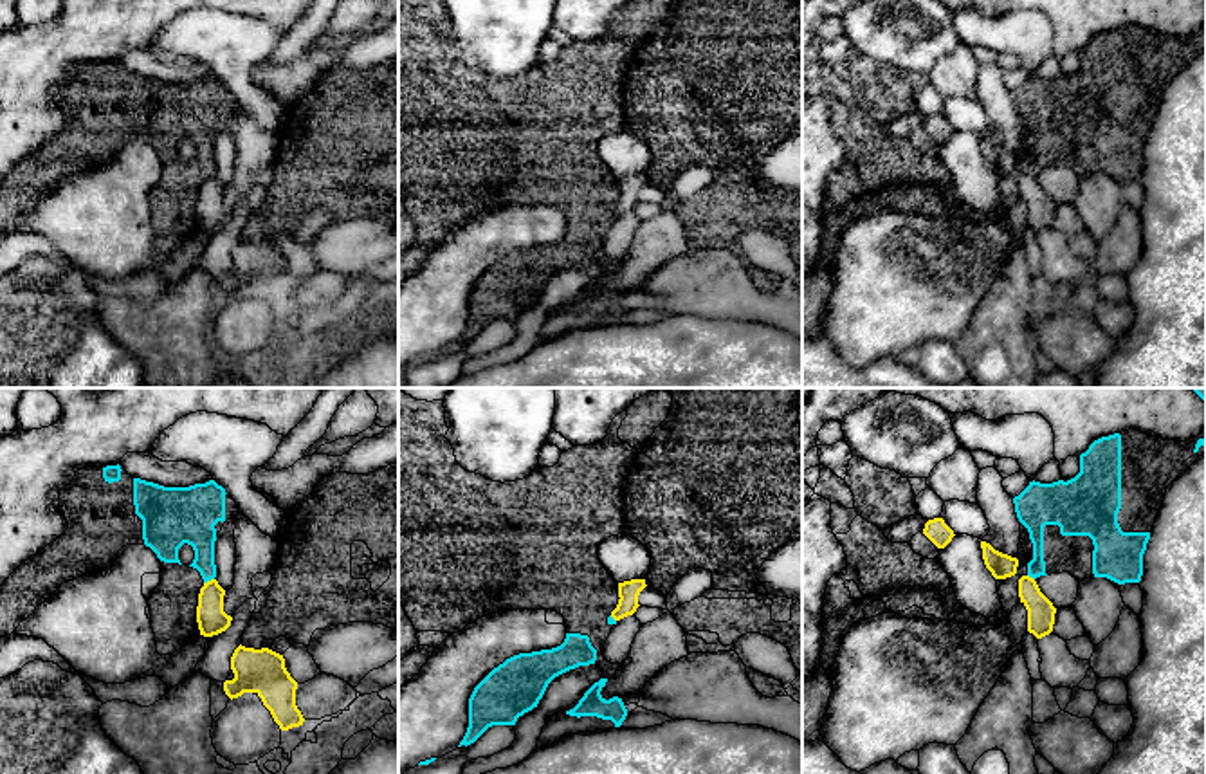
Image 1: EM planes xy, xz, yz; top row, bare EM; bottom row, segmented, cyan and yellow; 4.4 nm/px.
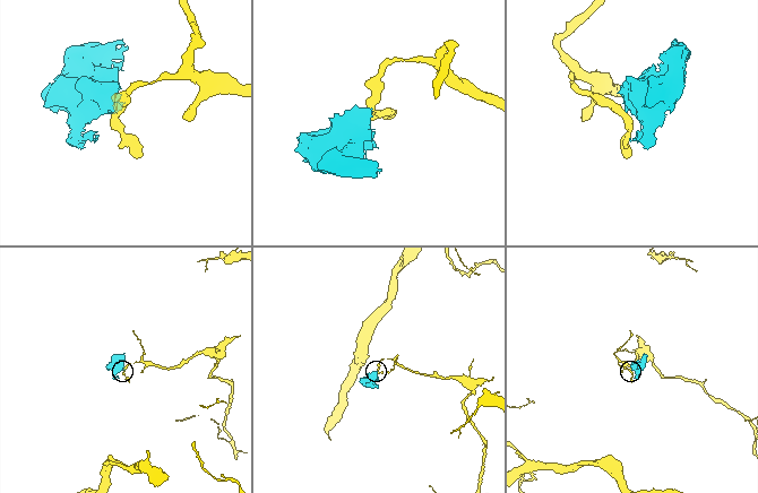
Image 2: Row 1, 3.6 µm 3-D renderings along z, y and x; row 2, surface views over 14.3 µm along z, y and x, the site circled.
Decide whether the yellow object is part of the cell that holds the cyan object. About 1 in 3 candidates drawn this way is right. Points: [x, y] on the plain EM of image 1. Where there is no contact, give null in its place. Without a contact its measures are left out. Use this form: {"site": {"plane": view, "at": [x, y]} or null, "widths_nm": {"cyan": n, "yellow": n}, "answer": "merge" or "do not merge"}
{"site": {"plane": "xy", "at": [208, 175]}, "widths_nm": {"cyan": 180, "yellow": 130}, "answer": "do not merge"}

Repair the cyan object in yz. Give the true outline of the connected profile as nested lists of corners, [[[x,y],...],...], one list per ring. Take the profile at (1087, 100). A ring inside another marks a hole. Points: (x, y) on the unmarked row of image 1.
[[[1206,23],[1186,38],[1163,36],[1128,25],[1094,36],[1080,51],[1080,69],[1053,79],[1029,78],[1013,94],[1019,117],[1028,124],[1033,155],[1019,157],[1017,170],[997,175],[1004,207],[1019,193],[1019,175],[1069,168],[1078,177],[1107,173],[1118,180],[1139,179],[1143,150],[1163,101],[1166,83],[1206,49]]]

